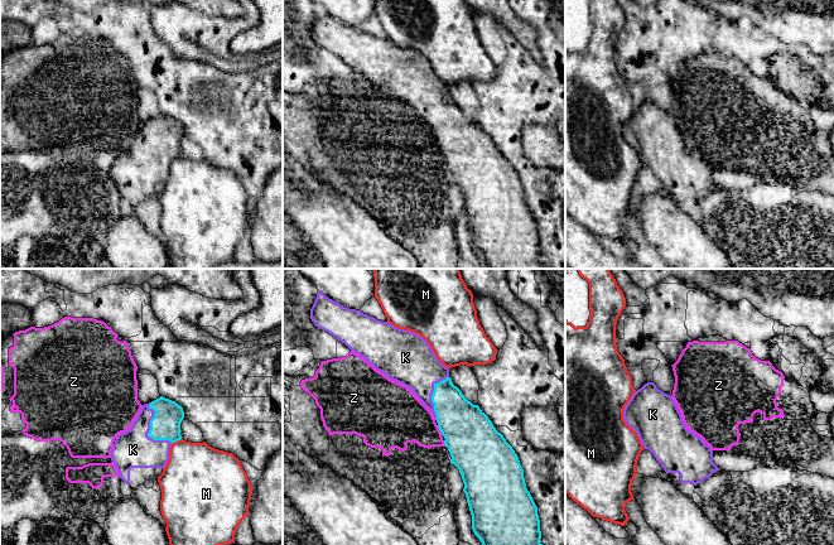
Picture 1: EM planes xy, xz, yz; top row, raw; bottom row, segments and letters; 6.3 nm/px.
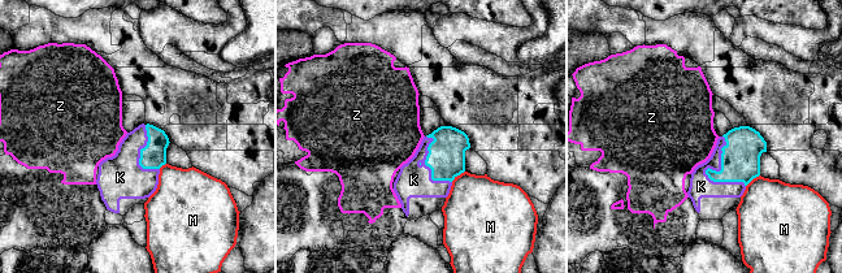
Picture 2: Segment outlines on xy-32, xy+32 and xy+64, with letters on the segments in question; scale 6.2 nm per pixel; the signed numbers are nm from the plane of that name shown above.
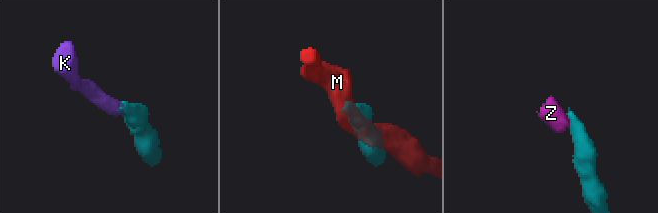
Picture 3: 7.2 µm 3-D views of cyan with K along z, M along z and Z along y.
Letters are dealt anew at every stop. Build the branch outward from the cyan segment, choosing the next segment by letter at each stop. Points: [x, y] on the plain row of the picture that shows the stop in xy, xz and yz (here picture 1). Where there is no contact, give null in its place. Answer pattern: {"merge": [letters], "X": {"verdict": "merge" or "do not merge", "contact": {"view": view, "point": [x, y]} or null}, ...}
{"merge": ["K"], "K": {"verdict": "merge", "contact": {"view": "xy", "point": [149, 149]}}, "M": {"verdict": "do not merge", "contact": {"view": "xy", "point": [177, 158]}}, "Z": {"verdict": "do not merge", "contact": {"view": "xz", "point": [439, 146]}}}

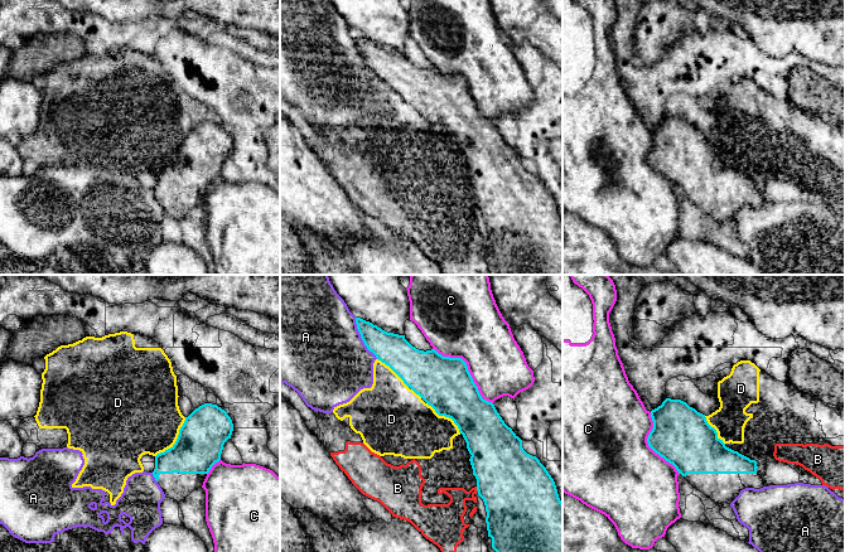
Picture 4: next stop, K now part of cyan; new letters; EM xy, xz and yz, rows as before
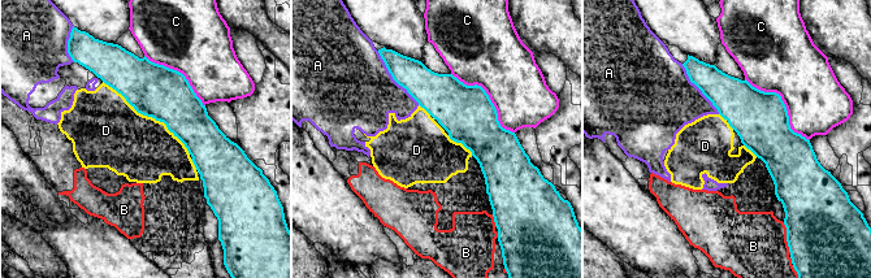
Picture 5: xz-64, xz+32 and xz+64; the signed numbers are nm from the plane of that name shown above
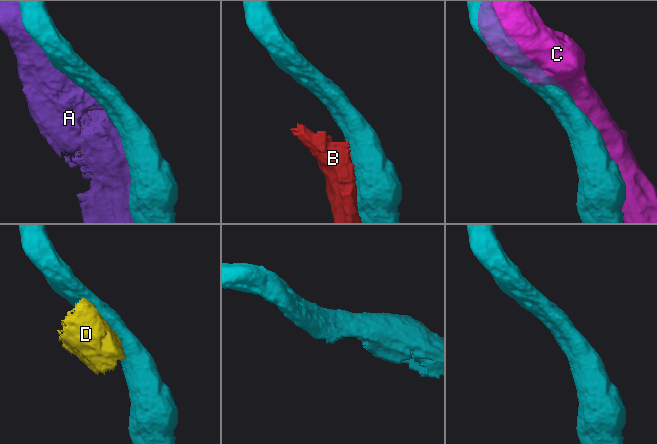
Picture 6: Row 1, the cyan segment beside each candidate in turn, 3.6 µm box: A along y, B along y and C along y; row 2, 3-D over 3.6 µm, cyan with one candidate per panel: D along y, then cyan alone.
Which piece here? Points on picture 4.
{"merge": [], "A": {"verdict": "do not merge", "contact": {"view": "xz", "point": [361, 54]}}, "B": {"verdict": "do not merge", "contact": {"view": "xz", "point": [477, 207]}}, "C": {"verdict": "do not merge", "contact": {"view": "xz", "point": [467, 87]}}, "D": {"verdict": "do not merge", "contact": {"view": "xy", "point": [177, 158]}}}

